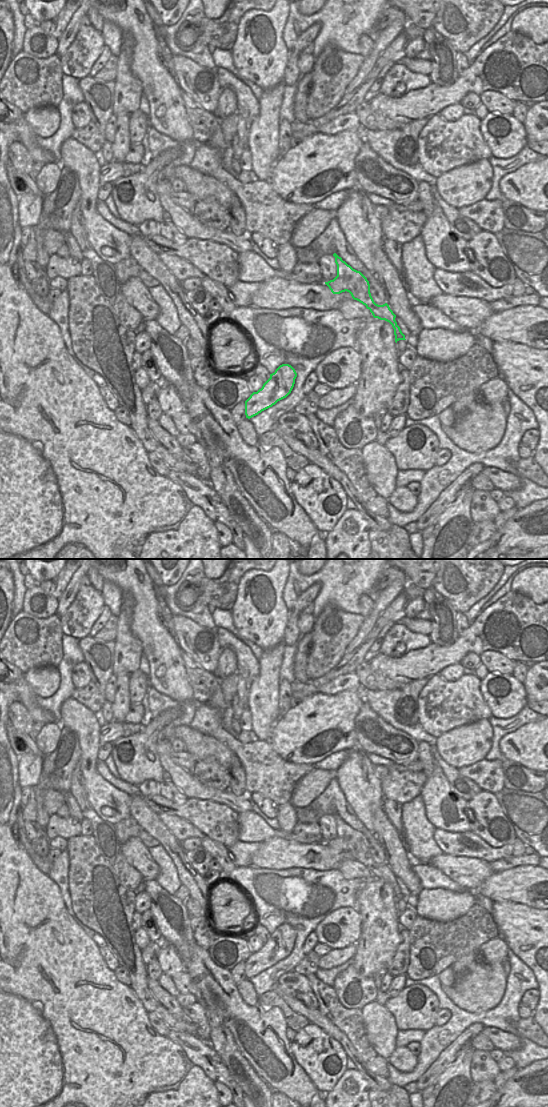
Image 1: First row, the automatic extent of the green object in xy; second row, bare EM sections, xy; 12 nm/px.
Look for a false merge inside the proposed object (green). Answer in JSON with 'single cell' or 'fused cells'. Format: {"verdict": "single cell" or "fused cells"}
{"verdict": "fused cells"}

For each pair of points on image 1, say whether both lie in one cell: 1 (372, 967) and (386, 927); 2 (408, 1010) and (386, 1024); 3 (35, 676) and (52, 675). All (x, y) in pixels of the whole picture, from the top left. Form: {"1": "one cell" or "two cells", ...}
{"1": "one cell", "2": "two cells", "3": "one cell"}

